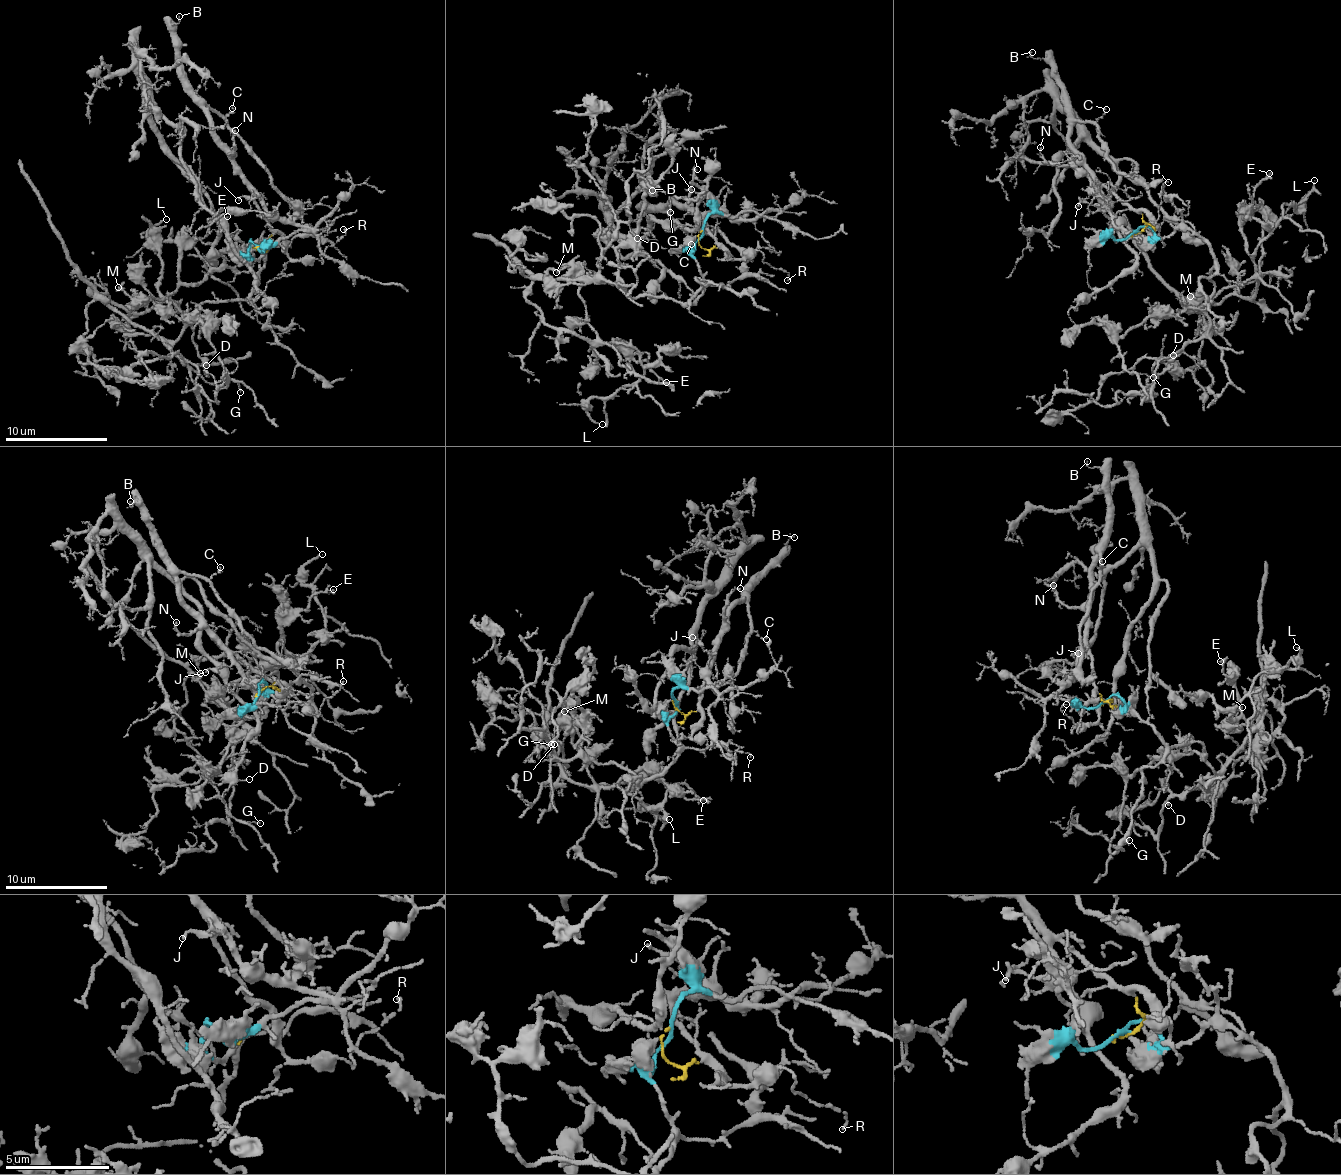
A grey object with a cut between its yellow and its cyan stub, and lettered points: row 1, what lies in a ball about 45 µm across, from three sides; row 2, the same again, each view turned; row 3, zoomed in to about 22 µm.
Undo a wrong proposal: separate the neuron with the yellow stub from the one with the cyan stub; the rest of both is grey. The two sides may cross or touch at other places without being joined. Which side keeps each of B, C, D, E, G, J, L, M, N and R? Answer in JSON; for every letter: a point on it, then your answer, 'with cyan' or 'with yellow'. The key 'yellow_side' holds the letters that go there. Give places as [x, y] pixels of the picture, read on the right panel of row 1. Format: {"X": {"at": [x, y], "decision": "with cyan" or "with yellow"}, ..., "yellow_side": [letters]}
{"B": {"at": [1032, 52], "decision": "with yellow"}, "C": {"at": [1106, 109], "decision": "with yellow"}, "D": {"at": [1173, 355], "decision": "with cyan"}, "E": {"at": [1269, 173], "decision": "with cyan"}, "G": {"at": [1153, 377], "decision": "with cyan"}, "J": {"at": [1078, 206], "decision": "with yellow"}, "L": {"at": [1314, 180], "decision": "with cyan"}, "M": {"at": [1190, 296], "decision": "with cyan"}, "N": {"at": [1040, 147], "decision": "with yellow"}, "R": {"at": [1168, 182], "decision": "with yellow"}, "yellow_side": ["B", "C", "J", "N", "R"]}

